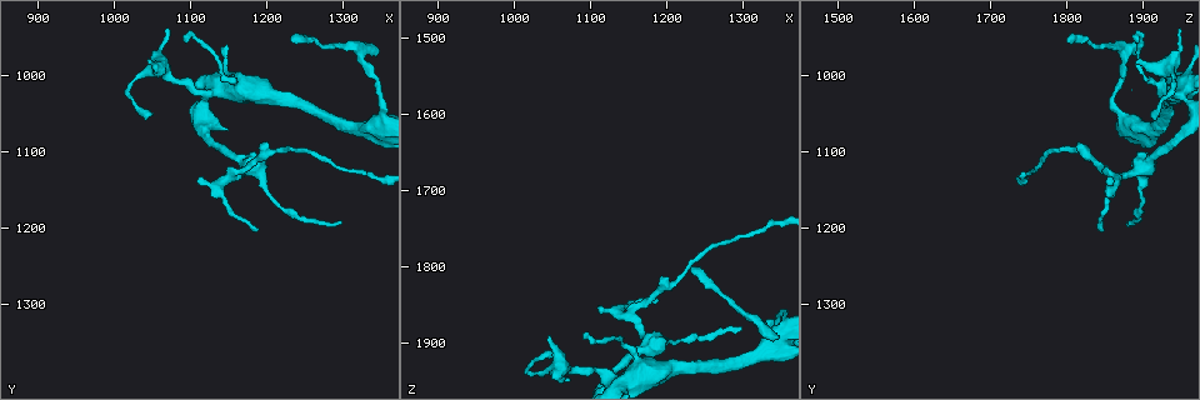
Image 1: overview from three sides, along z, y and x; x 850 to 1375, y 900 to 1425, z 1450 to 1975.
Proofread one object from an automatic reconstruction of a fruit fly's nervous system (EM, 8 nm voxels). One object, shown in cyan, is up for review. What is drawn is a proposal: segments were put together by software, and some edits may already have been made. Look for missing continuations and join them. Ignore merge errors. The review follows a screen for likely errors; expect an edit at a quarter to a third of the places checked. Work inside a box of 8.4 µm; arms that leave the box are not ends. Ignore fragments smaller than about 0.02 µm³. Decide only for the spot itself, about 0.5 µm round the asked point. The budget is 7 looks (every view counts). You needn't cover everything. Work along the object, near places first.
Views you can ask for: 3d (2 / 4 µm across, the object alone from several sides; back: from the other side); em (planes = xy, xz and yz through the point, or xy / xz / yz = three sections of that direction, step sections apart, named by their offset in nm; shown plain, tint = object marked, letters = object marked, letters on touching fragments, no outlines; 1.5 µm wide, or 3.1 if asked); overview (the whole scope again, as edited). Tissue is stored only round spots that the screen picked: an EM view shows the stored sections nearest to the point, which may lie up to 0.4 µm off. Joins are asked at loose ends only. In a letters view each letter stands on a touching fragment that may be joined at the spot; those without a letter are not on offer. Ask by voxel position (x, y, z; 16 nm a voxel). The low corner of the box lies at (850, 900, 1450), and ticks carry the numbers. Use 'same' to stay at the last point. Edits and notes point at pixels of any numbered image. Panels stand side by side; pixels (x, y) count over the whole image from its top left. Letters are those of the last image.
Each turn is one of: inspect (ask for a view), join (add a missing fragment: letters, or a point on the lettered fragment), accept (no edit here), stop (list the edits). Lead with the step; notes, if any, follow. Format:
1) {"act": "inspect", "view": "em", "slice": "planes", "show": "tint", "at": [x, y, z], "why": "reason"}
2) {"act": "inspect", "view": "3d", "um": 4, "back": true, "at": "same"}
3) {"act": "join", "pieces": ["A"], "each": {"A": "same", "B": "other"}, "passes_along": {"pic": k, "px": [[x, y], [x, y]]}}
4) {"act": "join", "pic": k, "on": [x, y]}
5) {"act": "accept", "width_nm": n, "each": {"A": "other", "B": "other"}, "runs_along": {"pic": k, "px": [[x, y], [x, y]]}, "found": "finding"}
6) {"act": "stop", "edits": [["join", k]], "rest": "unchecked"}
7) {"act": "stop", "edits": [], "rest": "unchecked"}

{"act": "inspect", "view": "em", "slice": "planes", "show": "letters", "at": [1295, 1190, 1880], "why": "thin end"}

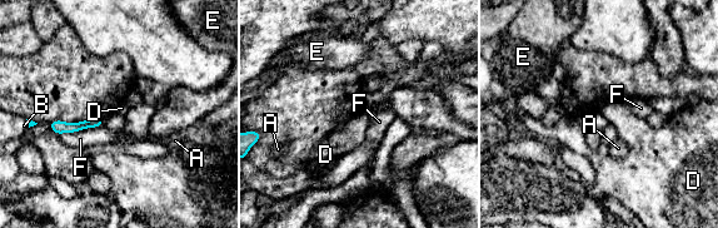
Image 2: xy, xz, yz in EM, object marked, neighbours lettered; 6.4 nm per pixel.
{"act": "accept", "each": {"A": "other", "B": "other", "D": "other", "E": "other", "F": "other"}, "border": {"pic": 2, "px": [[48, 123], [53, 130]]}, "found": "no lettered fragment goes on from it"}

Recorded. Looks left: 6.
{"act": "inspect", "view": "3d", "um": 2, "at": [1110, 1140, 1850], "why": "thin end"}

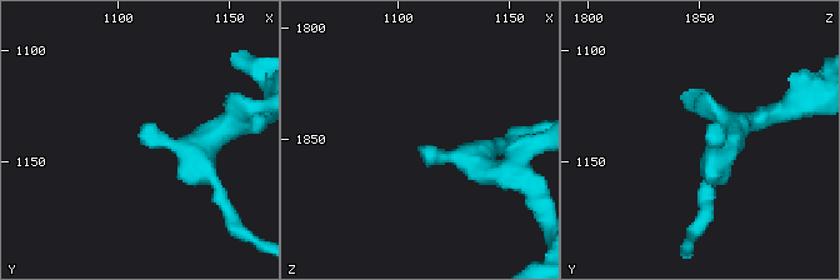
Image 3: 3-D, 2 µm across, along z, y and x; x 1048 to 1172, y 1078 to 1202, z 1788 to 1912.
{"act": "inspect", "view": "em", "slice": "planes", "show": "letters", "at": [1109, 1139, 1854], "why": "now the EM"}

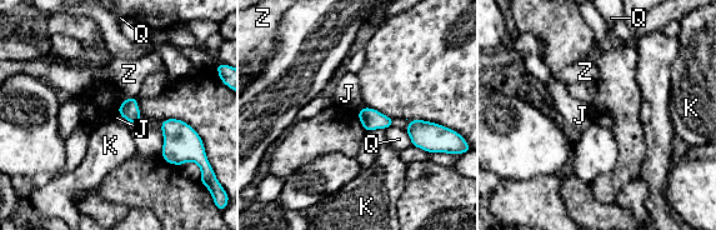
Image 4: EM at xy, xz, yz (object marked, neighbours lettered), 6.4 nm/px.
{"act": "accept", "width_nm": 120, "each": {"J": "other", "K": "other", "Q": "other", "Z": "other"}, "found": "no lettered fragment goes on from it"}

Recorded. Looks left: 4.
{"act": "inspect", "view": "em", "slice": "planes", "show": "letters", "at": [1040, 980, 1895], "why": "free end"}

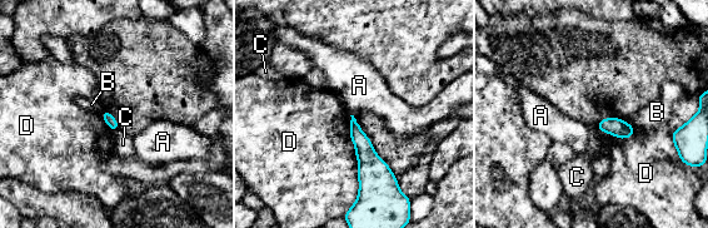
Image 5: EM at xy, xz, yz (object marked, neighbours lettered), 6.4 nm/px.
{"act": "accept", "each": {"A": "other", "B": "other", "C": "other", "D": "other"}, "border": {"pic": 5, "px": [[349, 115], [355, 199]]}, "found": "none of them fits"}

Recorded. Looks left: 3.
{"act": "stop", "edits": [], "rest": "unchecked"}

